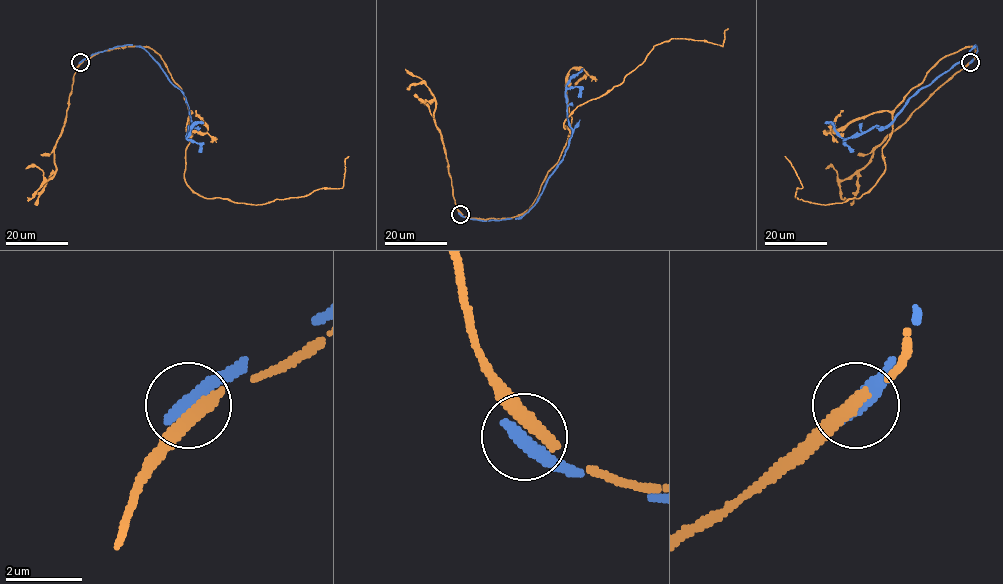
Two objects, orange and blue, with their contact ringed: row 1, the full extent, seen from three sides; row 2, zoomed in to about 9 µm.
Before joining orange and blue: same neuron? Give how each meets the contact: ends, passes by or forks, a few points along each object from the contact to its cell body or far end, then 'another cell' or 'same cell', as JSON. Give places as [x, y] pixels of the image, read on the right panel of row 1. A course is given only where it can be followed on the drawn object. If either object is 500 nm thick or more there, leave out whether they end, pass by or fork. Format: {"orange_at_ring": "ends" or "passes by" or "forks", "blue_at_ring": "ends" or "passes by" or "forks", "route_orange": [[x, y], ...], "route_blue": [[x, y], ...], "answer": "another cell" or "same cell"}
{"orange_at_ring": "ends", "blue_at_ring": "ends", "route_orange": [[970, 62], [974, 46], [942, 57], [895, 108], [884, 174], [859, 198], [795, 197], [802, 187], [784, 156]], "route_blue": [[970, 62], [976, 45], [915, 93], [887, 125], [842, 138], [829, 122], [824, 123]], "answer": "another cell"}

